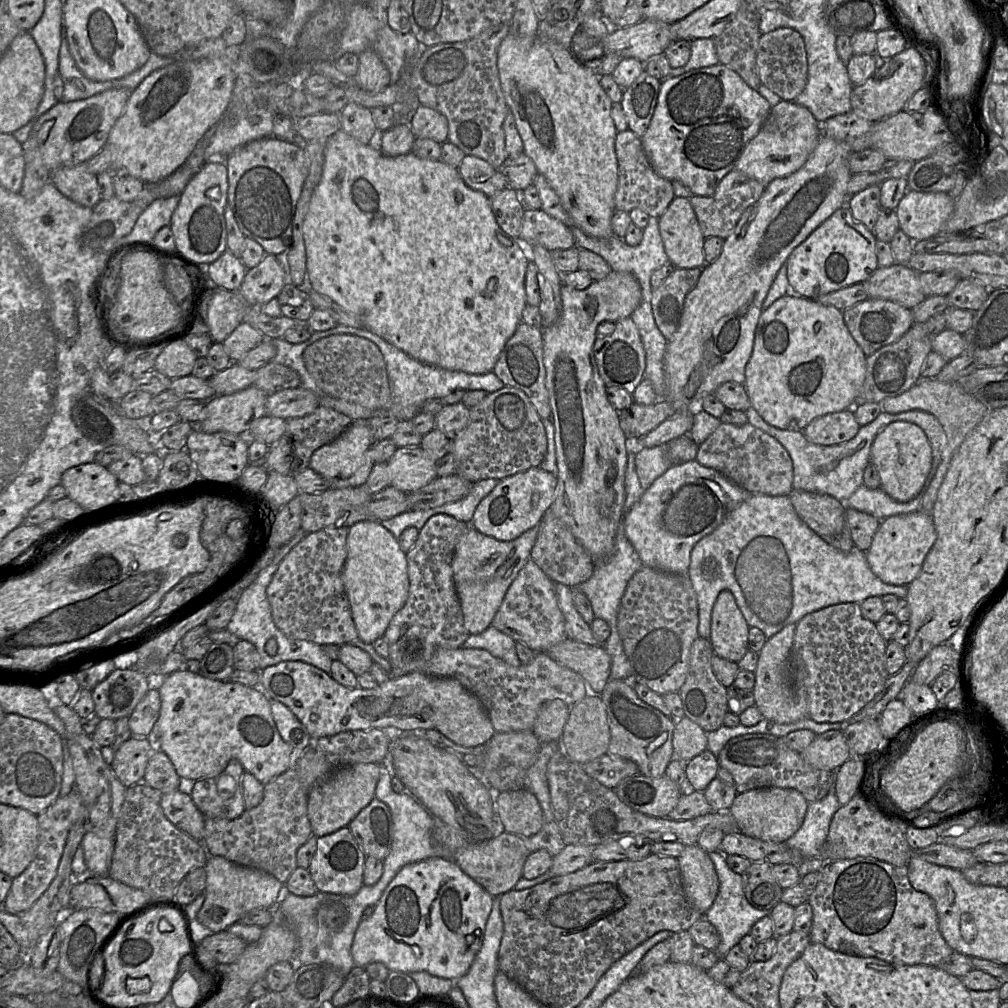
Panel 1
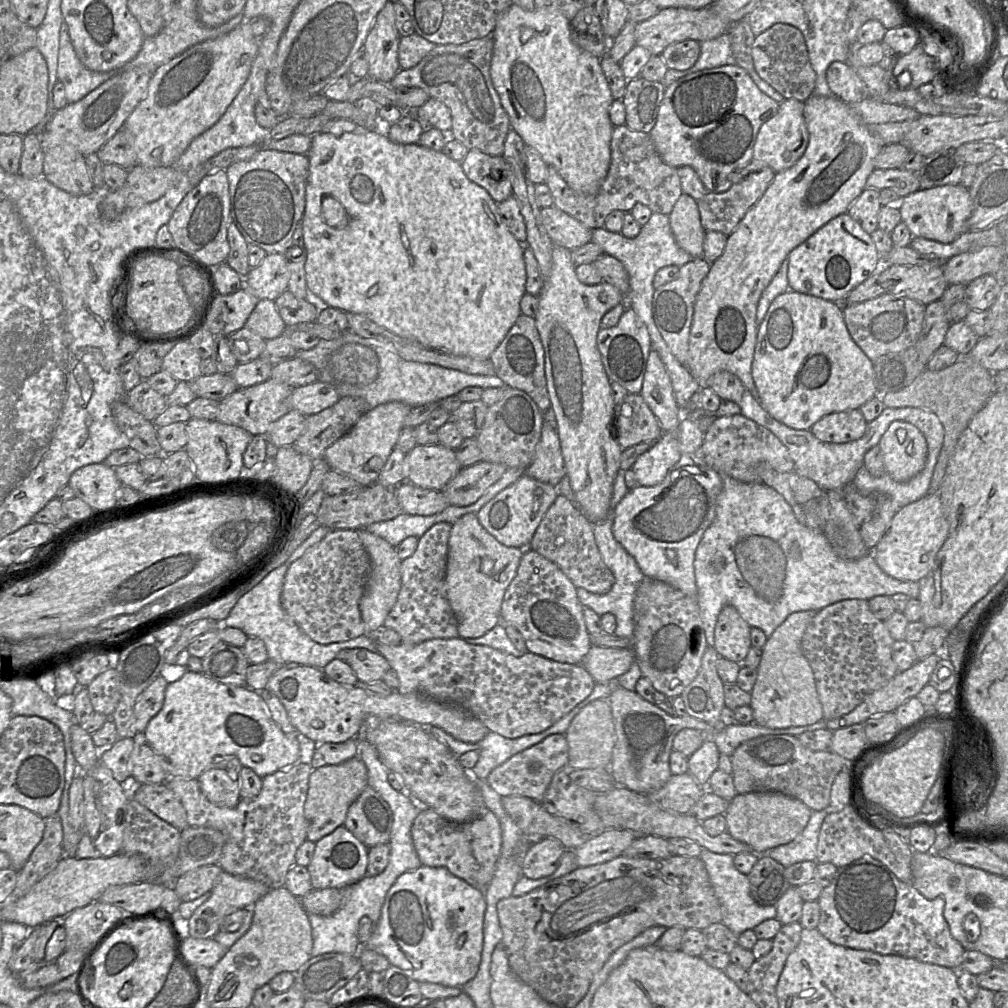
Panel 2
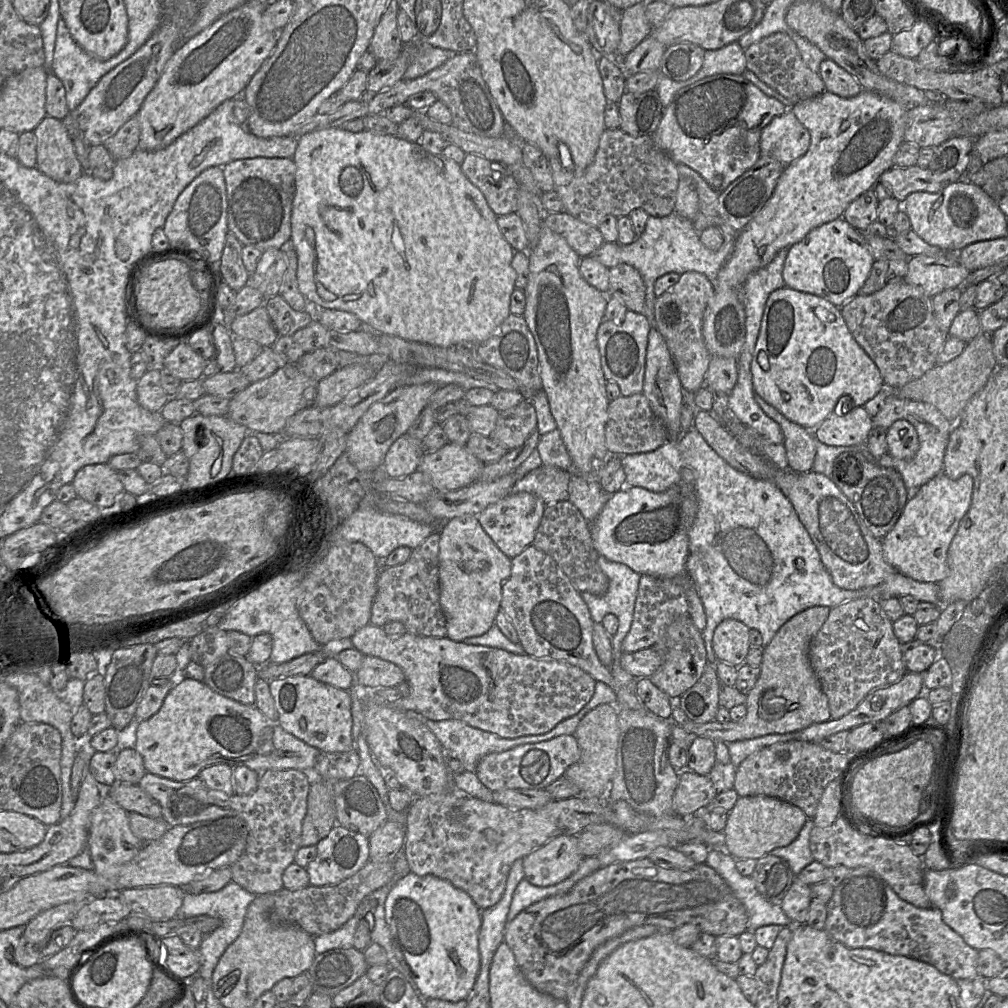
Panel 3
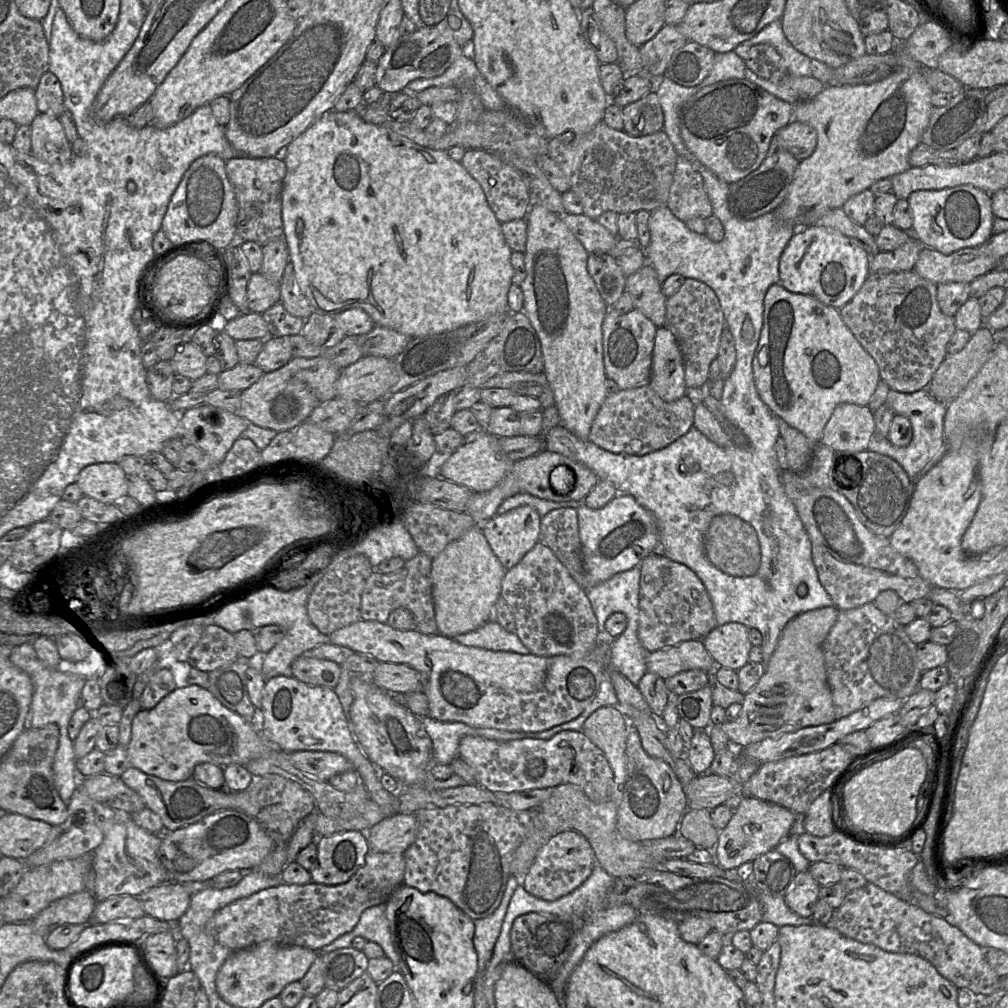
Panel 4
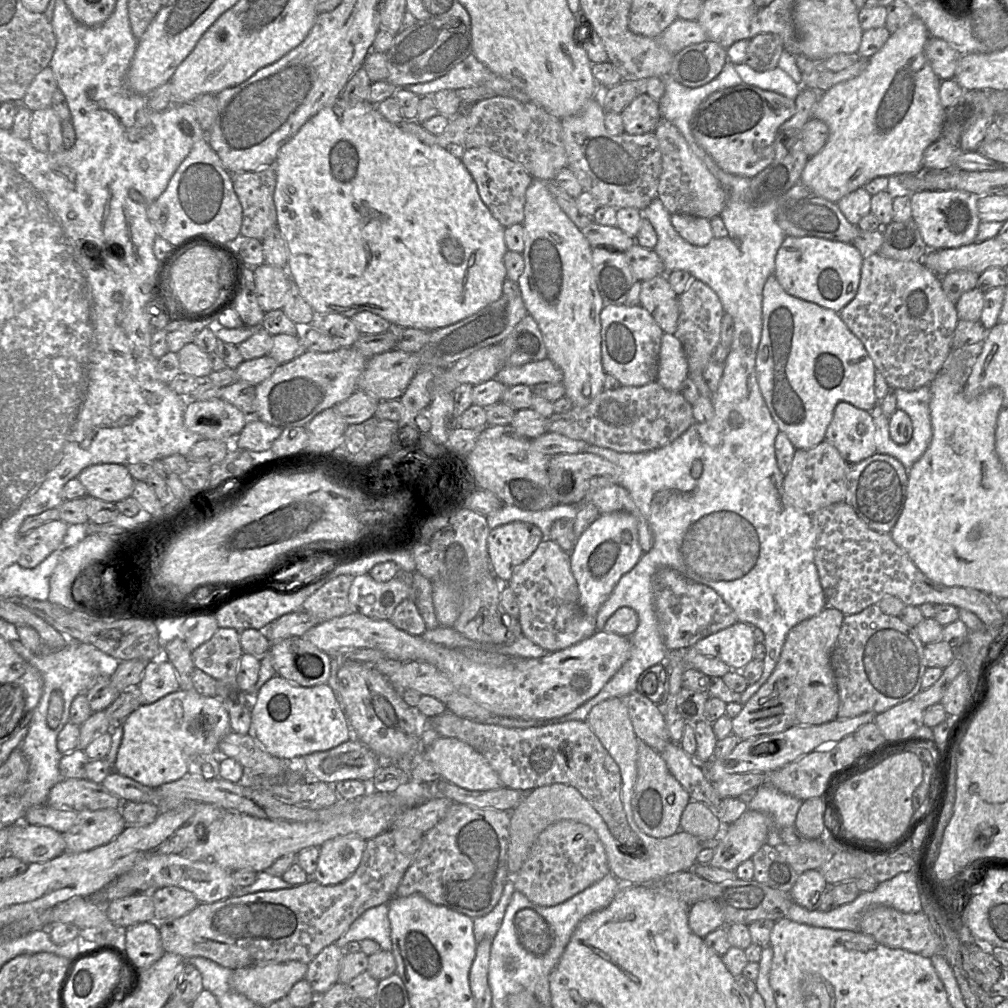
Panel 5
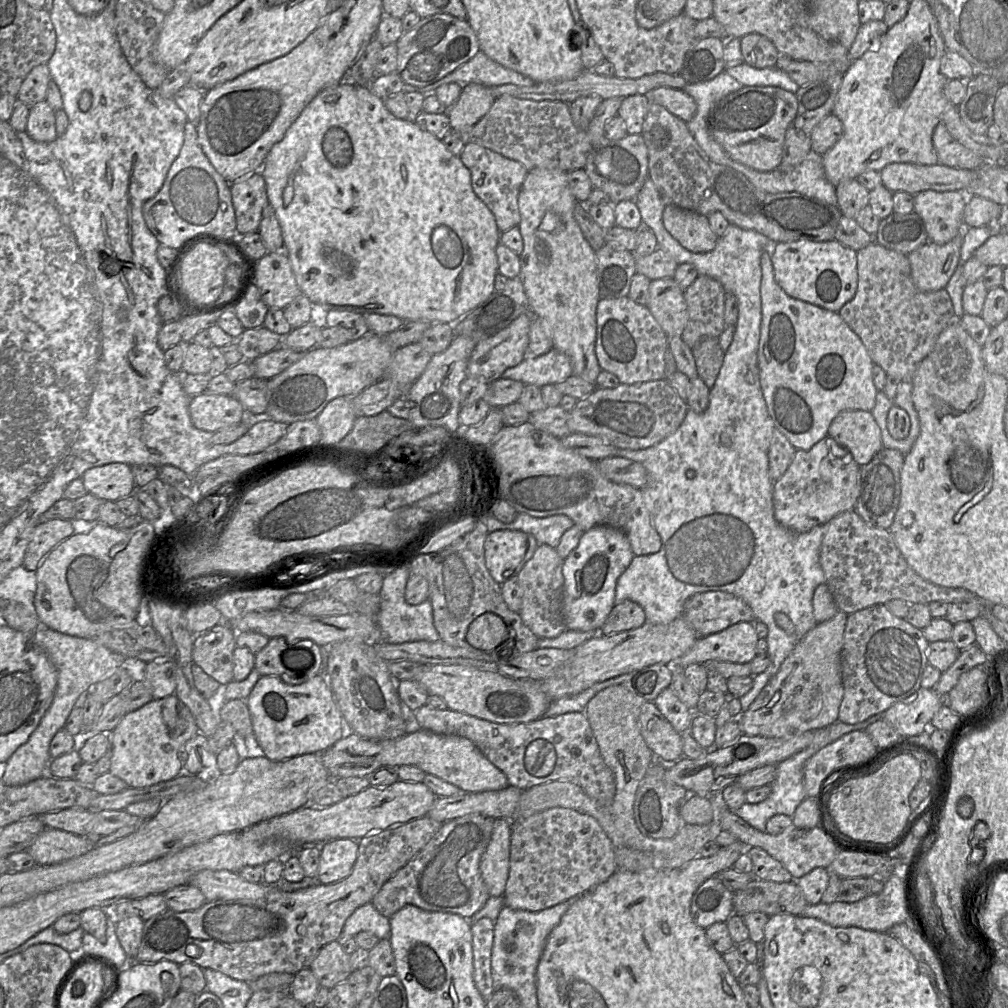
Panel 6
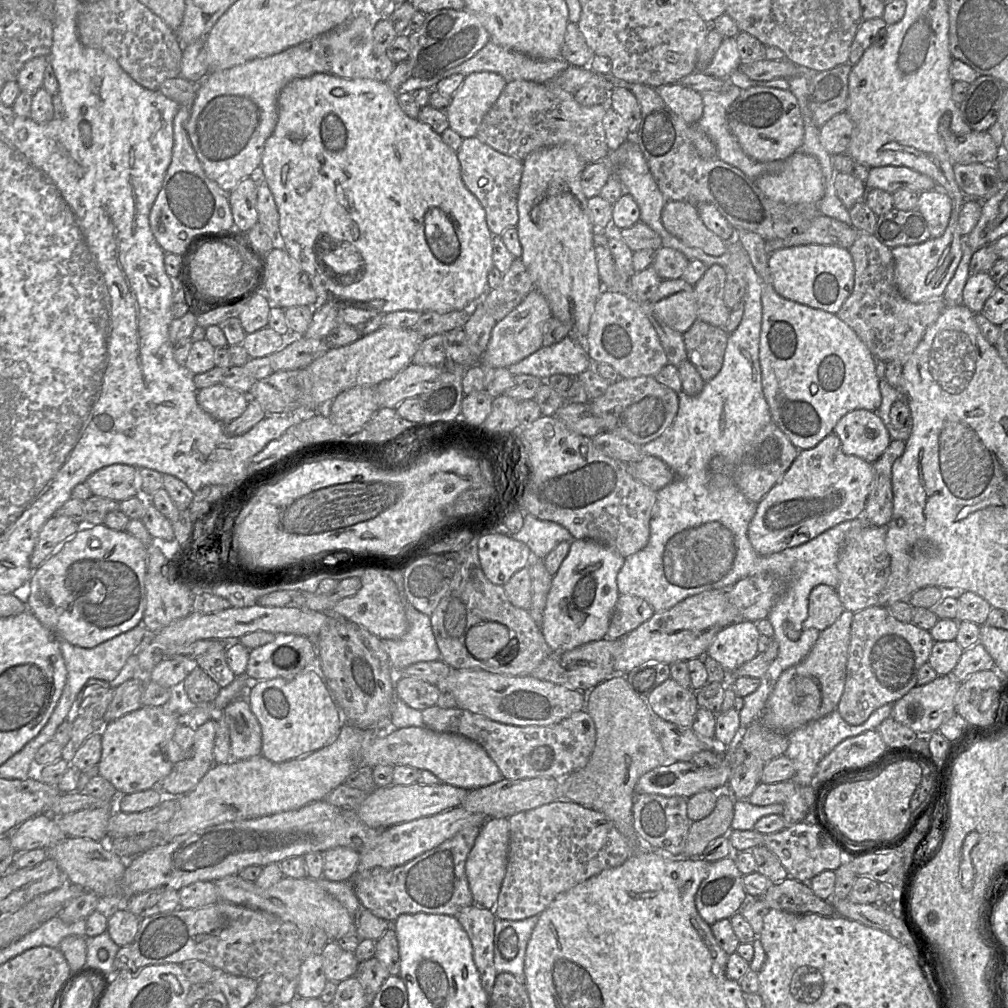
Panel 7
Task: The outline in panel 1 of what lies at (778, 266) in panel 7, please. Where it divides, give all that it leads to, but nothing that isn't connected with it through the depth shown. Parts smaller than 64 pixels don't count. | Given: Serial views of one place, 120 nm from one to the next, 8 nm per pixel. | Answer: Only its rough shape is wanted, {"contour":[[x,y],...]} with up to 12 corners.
{"contour":[[837,209],[789,255],[809,299],[862,283],[876,237]]}

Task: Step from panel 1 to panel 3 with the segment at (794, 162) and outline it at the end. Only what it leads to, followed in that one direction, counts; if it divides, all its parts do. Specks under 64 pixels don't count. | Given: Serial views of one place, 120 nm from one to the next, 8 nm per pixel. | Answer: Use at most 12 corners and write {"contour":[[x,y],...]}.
{"contour":[[787,109],[761,131],[760,155],[789,165],[809,131]]}

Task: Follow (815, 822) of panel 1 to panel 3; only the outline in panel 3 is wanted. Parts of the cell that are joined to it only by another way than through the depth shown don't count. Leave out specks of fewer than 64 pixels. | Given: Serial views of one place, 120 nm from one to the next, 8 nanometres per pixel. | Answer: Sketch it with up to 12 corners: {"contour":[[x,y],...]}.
{"contour":[[807,819],[791,844],[769,853],[787,861],[795,876],[814,861]]}

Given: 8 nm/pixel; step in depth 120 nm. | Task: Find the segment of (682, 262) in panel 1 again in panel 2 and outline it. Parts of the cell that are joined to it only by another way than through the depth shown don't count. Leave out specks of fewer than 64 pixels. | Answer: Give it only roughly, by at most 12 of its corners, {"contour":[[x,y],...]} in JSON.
{"contour":[[682,193],[668,217],[678,246],[701,258],[706,230]]}

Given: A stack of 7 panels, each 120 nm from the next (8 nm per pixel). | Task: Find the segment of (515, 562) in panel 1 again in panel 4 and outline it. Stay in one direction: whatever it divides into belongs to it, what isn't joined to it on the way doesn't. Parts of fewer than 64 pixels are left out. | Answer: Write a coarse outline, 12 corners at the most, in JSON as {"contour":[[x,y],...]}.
{"contour":[[480,526],[433,558],[439,633],[491,620],[506,571]]}

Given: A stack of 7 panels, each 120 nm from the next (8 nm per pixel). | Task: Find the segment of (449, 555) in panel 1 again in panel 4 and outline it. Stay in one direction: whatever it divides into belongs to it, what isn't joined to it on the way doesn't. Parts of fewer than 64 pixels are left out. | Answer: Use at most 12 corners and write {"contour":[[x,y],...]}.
{"contour":[[423,552],[366,579],[361,619],[386,623],[397,608],[438,634],[433,559]]}

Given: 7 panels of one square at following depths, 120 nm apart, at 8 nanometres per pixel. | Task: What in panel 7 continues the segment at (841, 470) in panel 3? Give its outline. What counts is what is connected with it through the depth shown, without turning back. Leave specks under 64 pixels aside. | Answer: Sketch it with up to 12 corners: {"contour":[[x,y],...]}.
{"contour":[[892,440],[872,463],[862,516],[877,527],[892,518],[892,465],[905,441]]}

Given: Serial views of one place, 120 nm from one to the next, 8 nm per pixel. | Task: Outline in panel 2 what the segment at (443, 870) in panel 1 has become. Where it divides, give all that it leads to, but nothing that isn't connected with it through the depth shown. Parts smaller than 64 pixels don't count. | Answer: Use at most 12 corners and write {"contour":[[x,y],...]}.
{"contour":[[444,867],[403,873],[362,945],[417,982],[478,971],[486,900]]}

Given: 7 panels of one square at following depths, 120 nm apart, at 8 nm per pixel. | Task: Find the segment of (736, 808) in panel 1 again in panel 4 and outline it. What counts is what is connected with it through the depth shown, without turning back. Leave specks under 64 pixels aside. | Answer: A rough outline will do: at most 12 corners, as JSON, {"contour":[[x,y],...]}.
{"contour":[[745,797],[719,833],[724,871],[753,862],[785,839],[795,813]]}

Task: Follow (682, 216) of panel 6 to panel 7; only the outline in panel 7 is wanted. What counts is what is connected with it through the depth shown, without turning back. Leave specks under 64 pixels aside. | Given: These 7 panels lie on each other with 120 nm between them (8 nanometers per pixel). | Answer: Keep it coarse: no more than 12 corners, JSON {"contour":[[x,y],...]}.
{"contour":[[668,200],[661,220],[690,247],[721,256],[727,241],[705,226],[695,205]]}

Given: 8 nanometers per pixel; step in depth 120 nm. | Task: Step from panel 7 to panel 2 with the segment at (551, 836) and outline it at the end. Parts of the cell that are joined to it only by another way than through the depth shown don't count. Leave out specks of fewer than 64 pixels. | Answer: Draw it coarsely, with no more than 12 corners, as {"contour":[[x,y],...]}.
{"contour":[[558,839],[534,841],[522,857],[522,874],[555,872],[566,848]]}

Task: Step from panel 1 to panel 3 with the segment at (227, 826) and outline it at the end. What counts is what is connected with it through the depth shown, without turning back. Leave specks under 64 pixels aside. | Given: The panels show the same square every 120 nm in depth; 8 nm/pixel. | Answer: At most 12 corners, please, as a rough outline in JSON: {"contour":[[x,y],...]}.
{"contour":[[267,770],[246,795],[148,772],[138,783],[169,827],[243,819],[231,882],[284,887],[300,848],[309,773]]}

